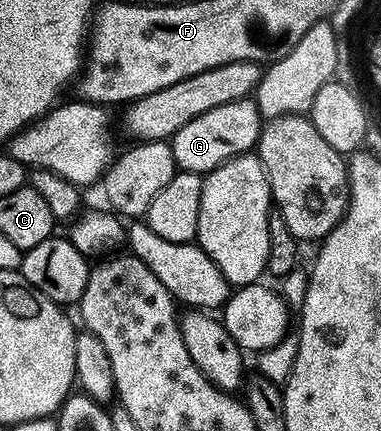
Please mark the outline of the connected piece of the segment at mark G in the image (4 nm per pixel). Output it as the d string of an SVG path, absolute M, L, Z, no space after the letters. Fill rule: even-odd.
M246 97L215 107L185 123L170 138L175 166L180 172L205 175L231 157L250 152L257 144L263 119L254 98Z

